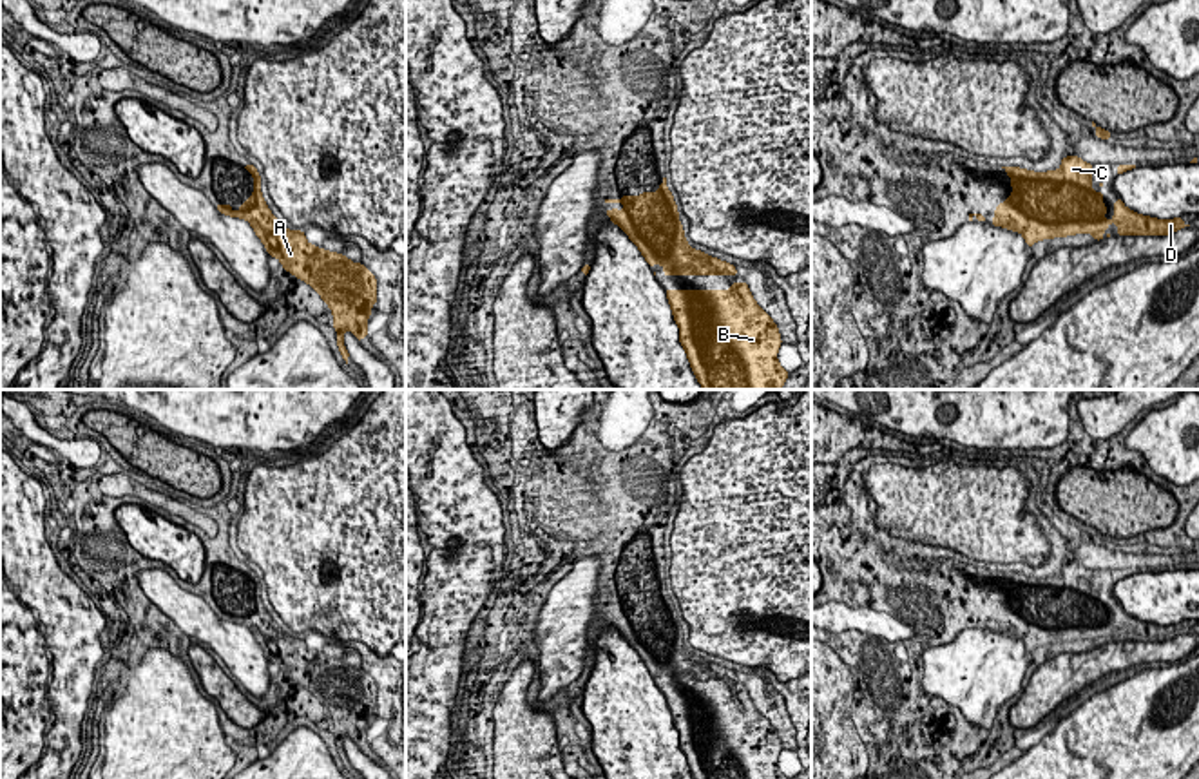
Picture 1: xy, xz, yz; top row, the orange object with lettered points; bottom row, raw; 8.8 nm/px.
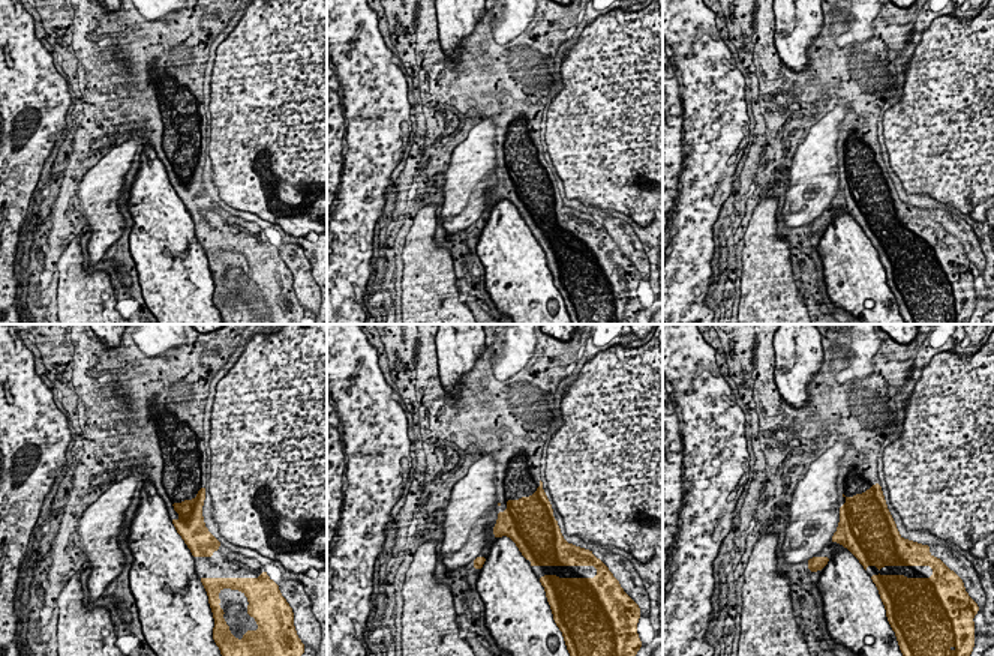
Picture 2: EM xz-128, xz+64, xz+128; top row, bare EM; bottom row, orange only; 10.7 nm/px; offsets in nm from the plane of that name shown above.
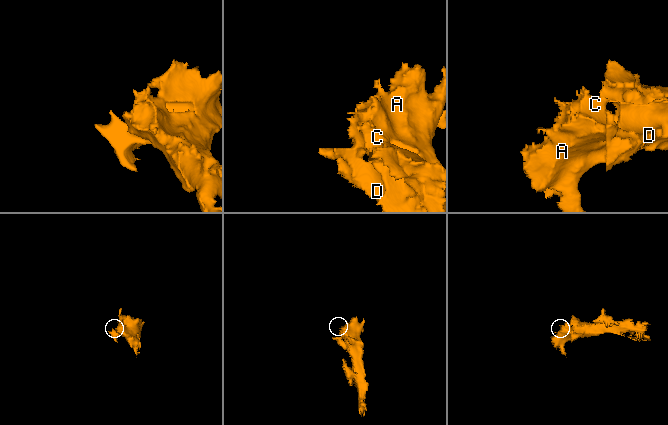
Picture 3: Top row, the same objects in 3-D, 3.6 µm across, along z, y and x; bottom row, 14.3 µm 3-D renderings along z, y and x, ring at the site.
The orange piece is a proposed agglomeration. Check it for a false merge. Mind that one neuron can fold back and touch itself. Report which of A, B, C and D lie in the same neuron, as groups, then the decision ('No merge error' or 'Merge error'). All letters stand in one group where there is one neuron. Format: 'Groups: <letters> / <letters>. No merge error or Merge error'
Groups: A B C D. No merge error

